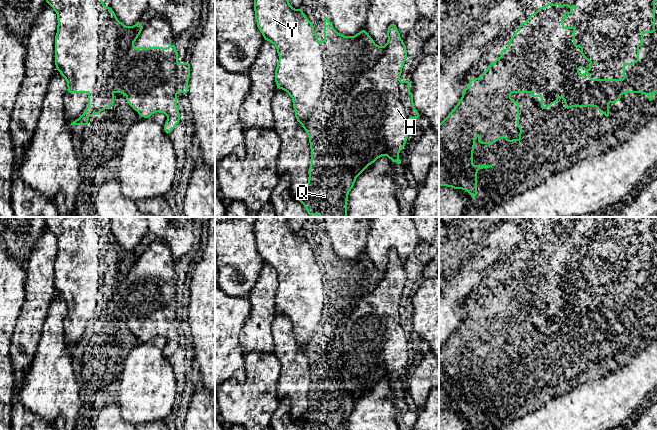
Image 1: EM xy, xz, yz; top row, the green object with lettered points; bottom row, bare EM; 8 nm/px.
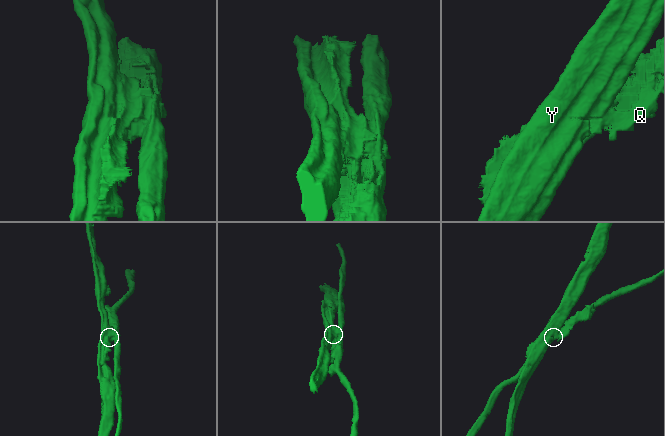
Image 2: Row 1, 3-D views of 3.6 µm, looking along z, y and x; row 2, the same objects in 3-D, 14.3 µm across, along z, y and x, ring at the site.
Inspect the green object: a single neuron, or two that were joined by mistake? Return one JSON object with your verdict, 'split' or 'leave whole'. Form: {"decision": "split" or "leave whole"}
{"decision": "split"}

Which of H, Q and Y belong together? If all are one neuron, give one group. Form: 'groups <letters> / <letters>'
groups H Q / Y

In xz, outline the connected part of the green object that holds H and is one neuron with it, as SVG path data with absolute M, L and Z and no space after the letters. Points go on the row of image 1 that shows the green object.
M395 24L388 27L387 37L388 40L384 46L375 44L372 48L369 70L356 82L352 92L339 97L332 104L313 107L308 119L301 124L309 137L311 164L308 170L308 183L298 198L309 215L347 217L348 194L353 188L356 178L369 165L382 156L387 156L393 162L401 164L399 153L408 138L410 130L408 121L416 119L420 115L414 107L410 82L400 80L402 68L407 59L407 50Z

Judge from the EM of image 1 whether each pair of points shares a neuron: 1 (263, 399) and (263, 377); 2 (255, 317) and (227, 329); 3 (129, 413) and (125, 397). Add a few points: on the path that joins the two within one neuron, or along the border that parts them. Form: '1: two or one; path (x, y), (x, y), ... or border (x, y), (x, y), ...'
1: one; path (259, 394), (261, 382)
2: two; border (248, 298), (250, 313), (239, 334), (239, 344)
3: one; path (129, 409), (129, 401)

